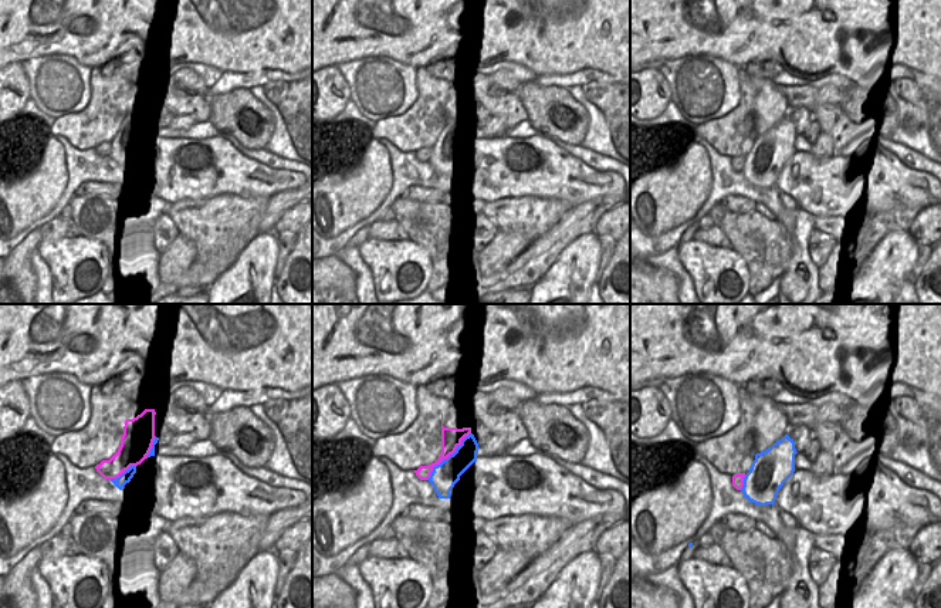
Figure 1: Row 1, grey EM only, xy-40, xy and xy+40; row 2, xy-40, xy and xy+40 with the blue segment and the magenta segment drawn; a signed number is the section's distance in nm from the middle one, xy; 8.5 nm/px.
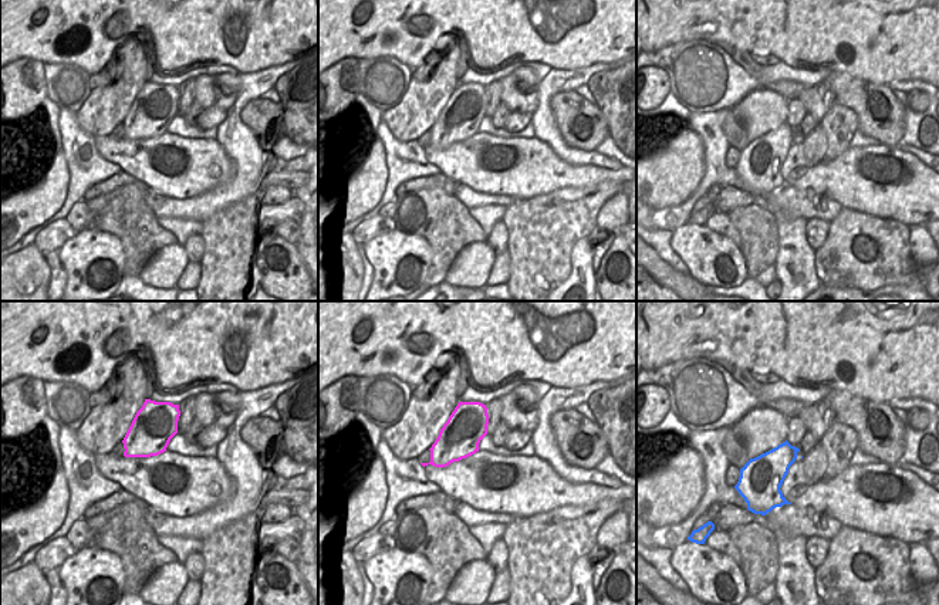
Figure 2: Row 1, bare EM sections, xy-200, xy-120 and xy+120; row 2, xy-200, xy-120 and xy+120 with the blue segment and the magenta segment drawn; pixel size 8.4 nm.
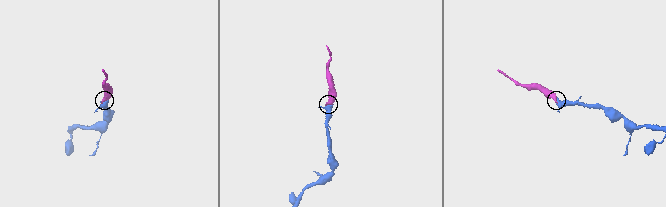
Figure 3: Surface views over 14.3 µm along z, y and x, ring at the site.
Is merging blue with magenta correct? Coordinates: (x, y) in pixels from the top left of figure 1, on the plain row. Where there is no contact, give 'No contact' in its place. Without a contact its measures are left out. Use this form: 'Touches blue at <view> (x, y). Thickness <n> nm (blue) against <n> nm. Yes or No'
Touches blue at xy (449, 138). Thickness 220 nm (blue) against 170 nm. Yes

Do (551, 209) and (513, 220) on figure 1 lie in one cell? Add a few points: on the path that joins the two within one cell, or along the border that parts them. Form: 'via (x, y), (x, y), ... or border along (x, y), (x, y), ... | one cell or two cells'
via (541, 213), (523, 216) | one cell

